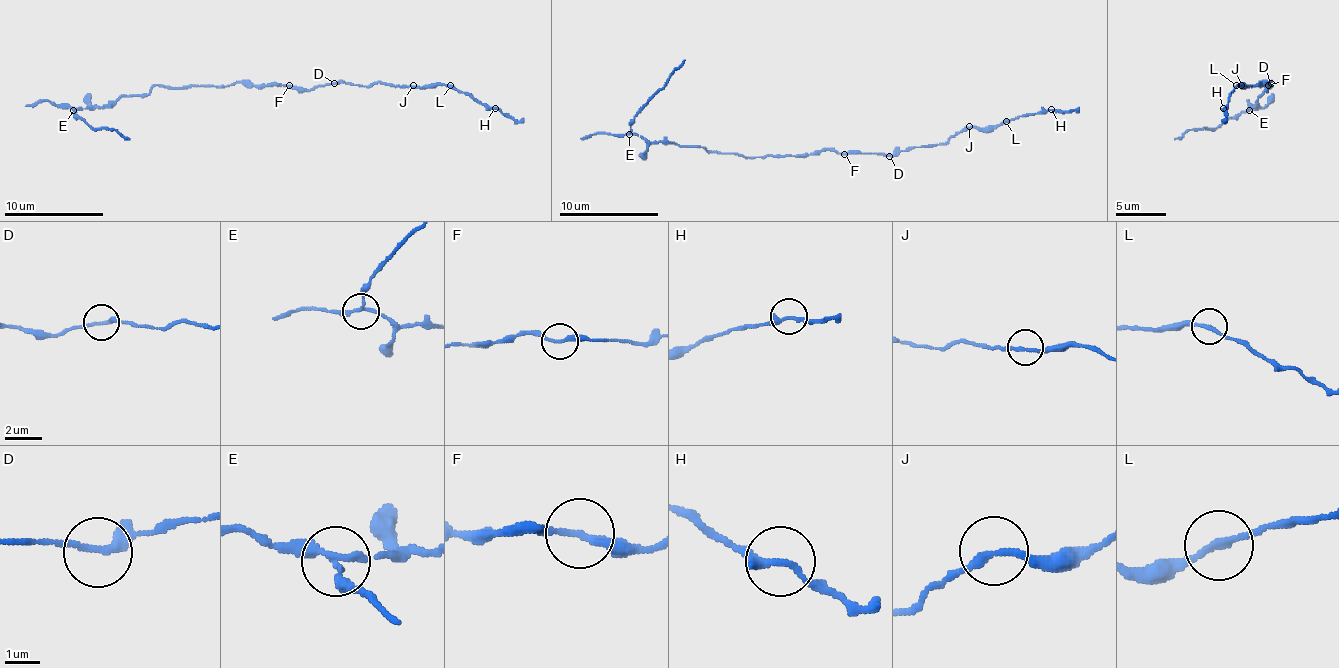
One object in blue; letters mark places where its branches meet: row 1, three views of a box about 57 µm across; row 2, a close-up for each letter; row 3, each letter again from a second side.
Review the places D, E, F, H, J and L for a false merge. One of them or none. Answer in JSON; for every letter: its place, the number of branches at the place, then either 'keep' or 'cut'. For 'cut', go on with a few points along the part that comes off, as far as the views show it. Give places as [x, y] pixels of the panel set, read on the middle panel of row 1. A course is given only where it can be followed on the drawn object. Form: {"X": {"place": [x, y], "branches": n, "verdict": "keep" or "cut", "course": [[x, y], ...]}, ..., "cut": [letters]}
{"D": {"place": [889, 156], "branches": 3, "verdict": "keep"}, "E": {"place": [629, 134], "branches": 3, "verdict": "cut", "course": [[628, 134], [638, 111], [685, 59]]}, "F": {"place": [844, 154], "branches": 2, "verdict": "keep"}, "H": {"place": [1051, 109], "branches": 2, "verdict": "keep"}, "J": {"place": [969, 126], "branches": 2, "verdict": "keep"}, "L": {"place": [1006, 121], "branches": 2, "verdict": "keep"}, "cut": ["E"]}

